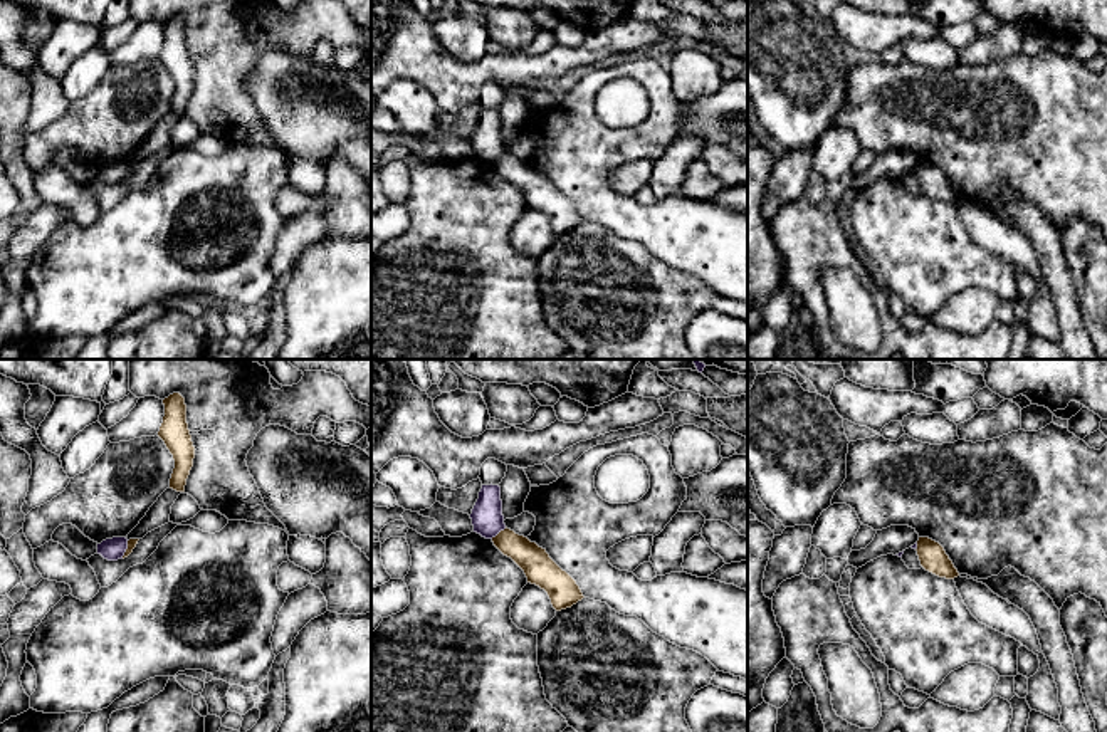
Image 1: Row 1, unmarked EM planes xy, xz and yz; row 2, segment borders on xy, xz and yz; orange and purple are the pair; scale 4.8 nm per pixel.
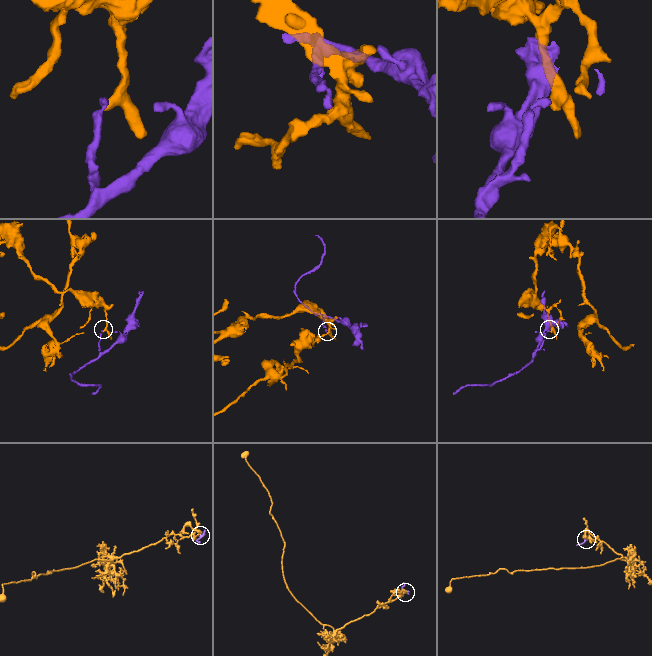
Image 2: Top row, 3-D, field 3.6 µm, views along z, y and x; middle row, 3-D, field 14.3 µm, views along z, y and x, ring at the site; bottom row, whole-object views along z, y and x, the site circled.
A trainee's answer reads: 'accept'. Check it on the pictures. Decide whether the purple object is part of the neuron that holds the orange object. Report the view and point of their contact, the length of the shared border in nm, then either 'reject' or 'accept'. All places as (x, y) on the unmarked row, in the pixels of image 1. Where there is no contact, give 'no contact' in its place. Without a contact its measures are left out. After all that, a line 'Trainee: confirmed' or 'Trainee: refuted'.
xz (499, 156) | 90 nm | reject
Trainee: refuted

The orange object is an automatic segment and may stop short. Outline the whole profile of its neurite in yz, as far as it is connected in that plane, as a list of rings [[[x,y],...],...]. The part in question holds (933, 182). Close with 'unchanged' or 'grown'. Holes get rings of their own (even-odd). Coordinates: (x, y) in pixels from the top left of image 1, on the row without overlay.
[[[919,161],[916,175],[921,190],[926,195],[946,203],[954,203],[959,200],[957,193],[954,191],[952,185],[939,166],[929,161]]] | unchanged

